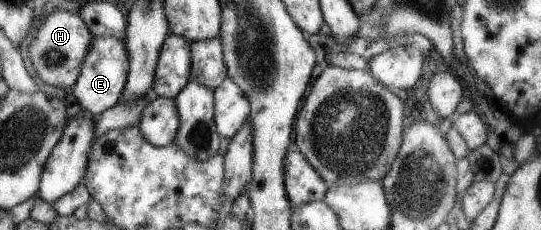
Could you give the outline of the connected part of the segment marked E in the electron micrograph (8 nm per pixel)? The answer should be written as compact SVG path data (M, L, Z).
M93 36L80 76L73 86L76 109L89 116L97 116L118 103L124 92L129 64L125 40L118 40L116 36Z

